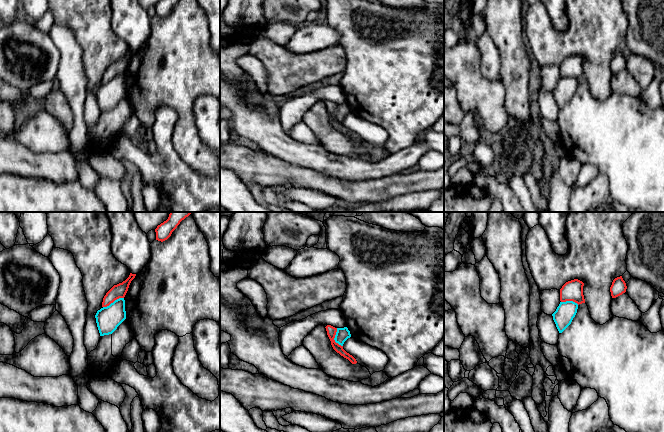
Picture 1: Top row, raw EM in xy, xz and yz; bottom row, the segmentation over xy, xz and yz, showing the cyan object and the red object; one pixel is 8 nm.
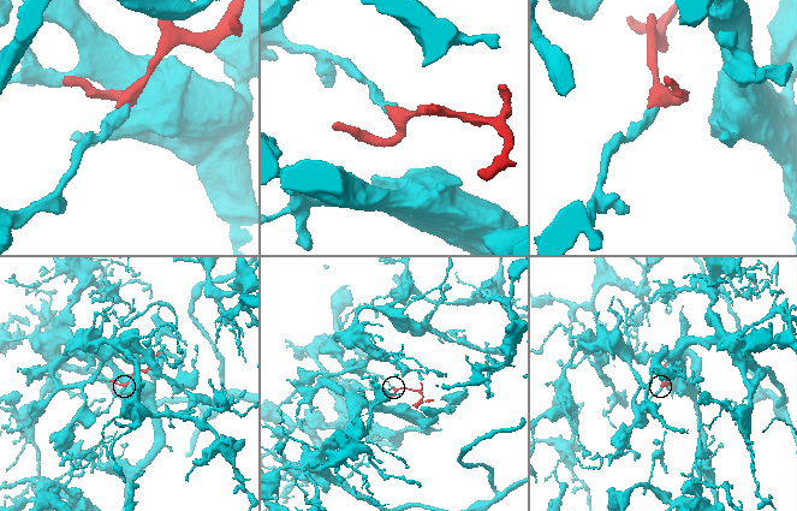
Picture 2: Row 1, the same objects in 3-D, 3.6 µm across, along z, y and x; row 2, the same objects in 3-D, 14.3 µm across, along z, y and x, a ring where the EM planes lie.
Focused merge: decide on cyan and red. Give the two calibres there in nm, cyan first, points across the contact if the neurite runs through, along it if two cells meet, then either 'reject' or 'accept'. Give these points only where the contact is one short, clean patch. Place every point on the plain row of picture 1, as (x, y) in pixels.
calibres 110 and 80 nm; border xz (336, 104), (334, 116), (342, 122); reject

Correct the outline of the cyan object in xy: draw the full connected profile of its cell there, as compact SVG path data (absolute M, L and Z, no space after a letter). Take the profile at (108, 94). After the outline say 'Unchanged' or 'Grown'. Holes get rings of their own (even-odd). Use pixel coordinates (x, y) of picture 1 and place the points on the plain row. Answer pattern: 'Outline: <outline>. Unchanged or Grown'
Outline: M119 74L98 86L95 94L100 112L112 110L126 95L124 74Z. Unchanged

